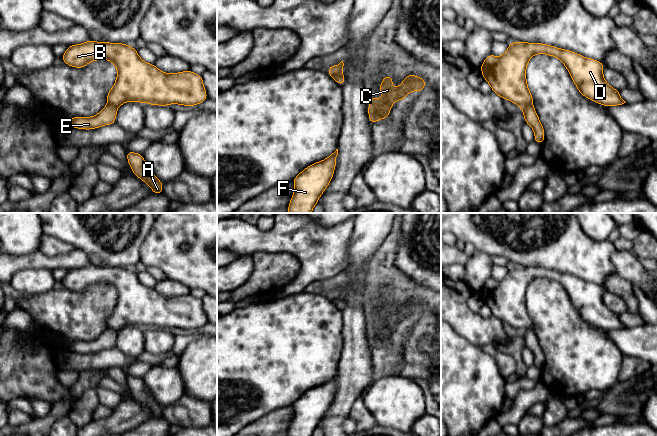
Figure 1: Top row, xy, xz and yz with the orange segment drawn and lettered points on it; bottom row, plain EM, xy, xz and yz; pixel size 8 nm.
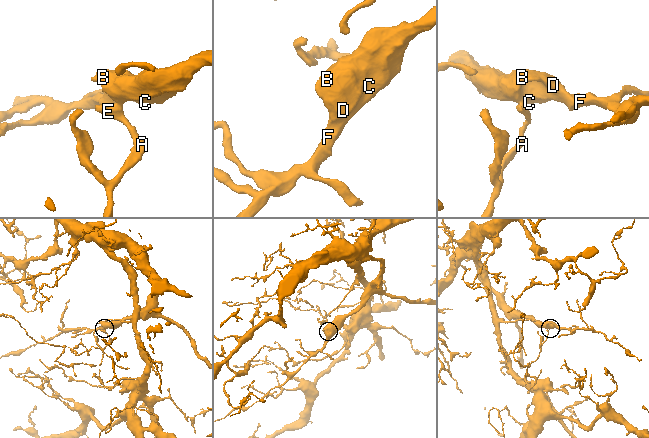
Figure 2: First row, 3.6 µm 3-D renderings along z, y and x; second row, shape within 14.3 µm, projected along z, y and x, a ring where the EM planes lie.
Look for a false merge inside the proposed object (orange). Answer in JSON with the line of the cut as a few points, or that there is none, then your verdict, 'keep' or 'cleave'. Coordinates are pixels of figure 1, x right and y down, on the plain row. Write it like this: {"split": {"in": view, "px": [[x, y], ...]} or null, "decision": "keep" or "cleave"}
{"split": {"in": "yz", "px": [[531, 328], [525, 329], [522, 332]]}, "decision": "cleave"}

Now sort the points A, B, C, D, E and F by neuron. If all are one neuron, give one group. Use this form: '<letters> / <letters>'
A E / B C D F

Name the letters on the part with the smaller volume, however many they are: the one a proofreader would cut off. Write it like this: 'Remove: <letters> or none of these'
Remove: A, E

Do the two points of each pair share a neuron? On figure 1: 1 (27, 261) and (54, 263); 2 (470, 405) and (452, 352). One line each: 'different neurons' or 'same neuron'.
1: same neuron
2: same neuron

